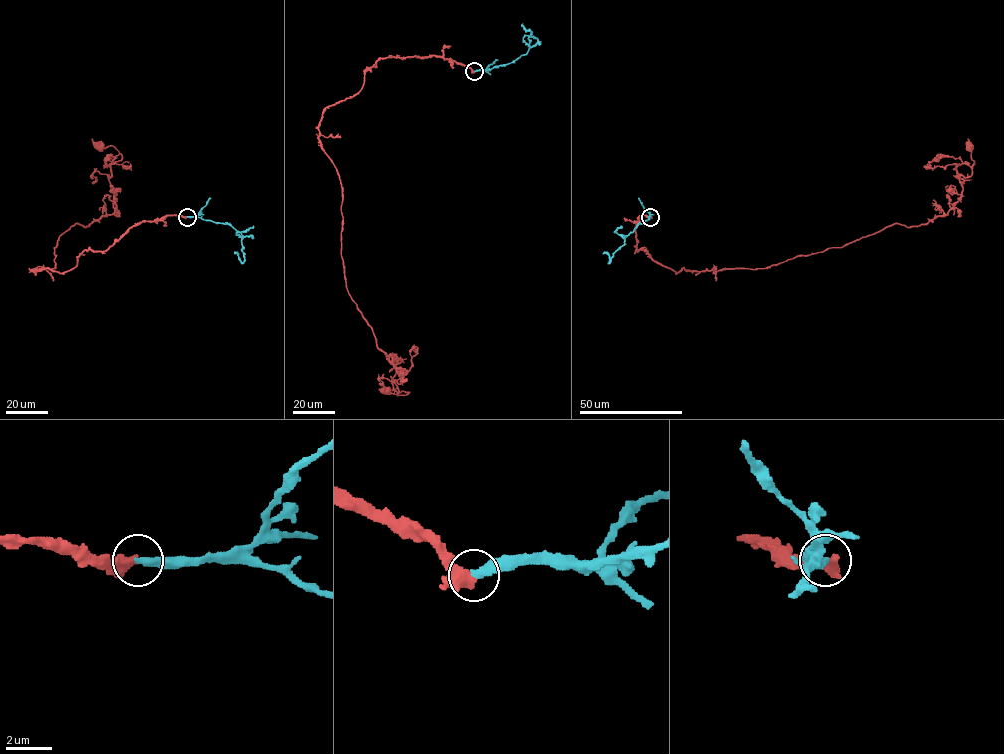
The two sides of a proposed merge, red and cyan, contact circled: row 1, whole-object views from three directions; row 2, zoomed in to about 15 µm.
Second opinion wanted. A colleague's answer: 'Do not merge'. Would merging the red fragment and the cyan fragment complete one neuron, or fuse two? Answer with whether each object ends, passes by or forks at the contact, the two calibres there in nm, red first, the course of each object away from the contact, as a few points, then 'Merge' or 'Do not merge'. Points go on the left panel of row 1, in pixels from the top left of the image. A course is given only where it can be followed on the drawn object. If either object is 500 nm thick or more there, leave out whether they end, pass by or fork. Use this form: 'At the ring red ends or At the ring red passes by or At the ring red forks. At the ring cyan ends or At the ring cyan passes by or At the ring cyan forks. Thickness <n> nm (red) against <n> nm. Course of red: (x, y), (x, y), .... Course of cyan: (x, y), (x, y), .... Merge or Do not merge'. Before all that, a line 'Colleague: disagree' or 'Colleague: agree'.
Colleague: disagree
At the ring red passes by. At the ring cyan ends. Thickness 380 nm (red) against 360 nm. Course of red: (187, 217), (31, 271), (55, 267), (75, 223), (114, 210), (122, 155), (98, 147). Course of cyan: (187, 217), (231, 225), (242, 236), (243, 261), (235, 254). Merge

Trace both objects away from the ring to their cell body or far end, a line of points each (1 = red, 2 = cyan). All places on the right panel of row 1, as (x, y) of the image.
1: (650, 217), (635, 221), (636, 250), (677, 273), (763, 269), (947, 214), (959, 177), (972, 174), (969, 147)
2: (650, 217), (625, 236), (624, 244), (611, 261), (606, 252), (602, 254)

